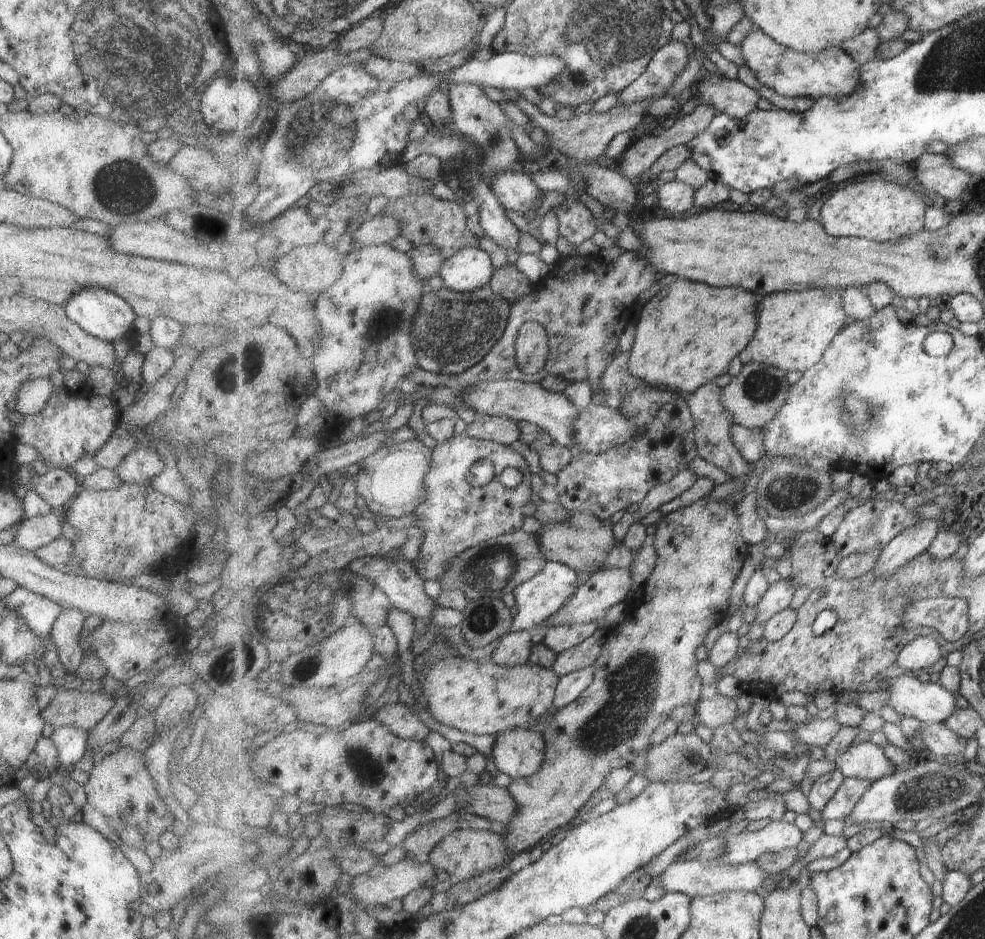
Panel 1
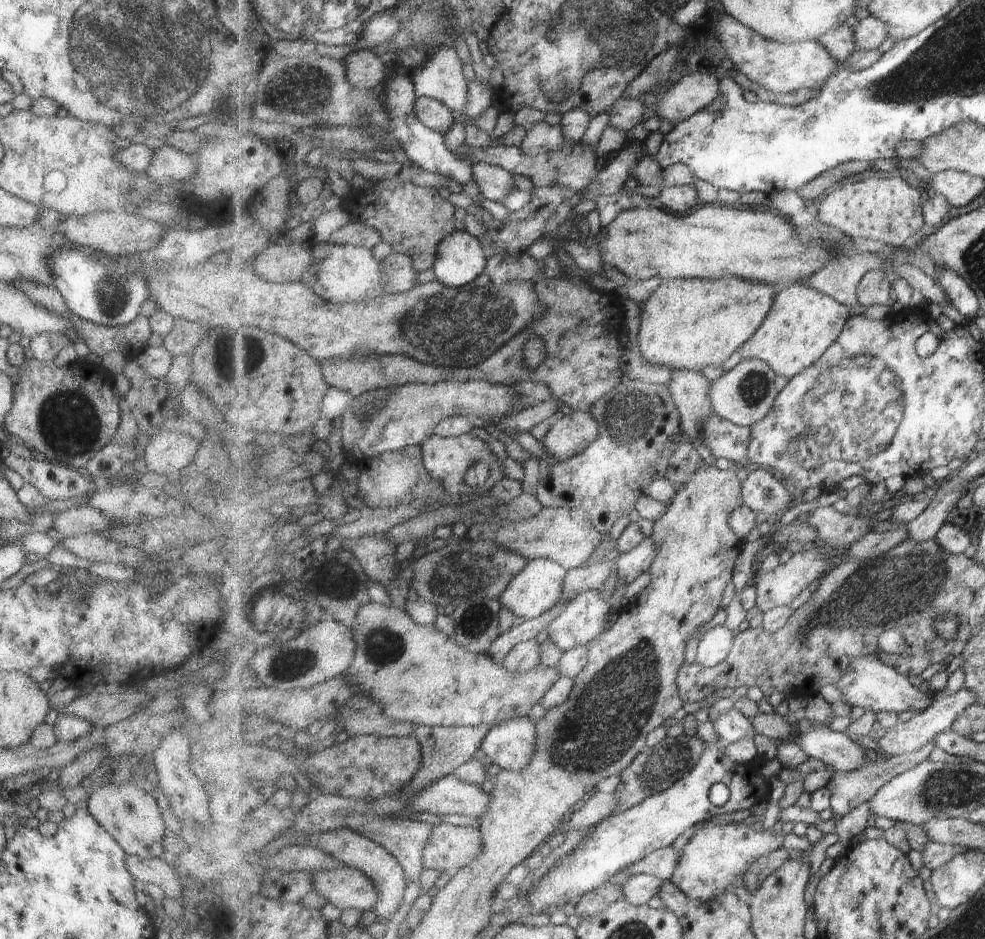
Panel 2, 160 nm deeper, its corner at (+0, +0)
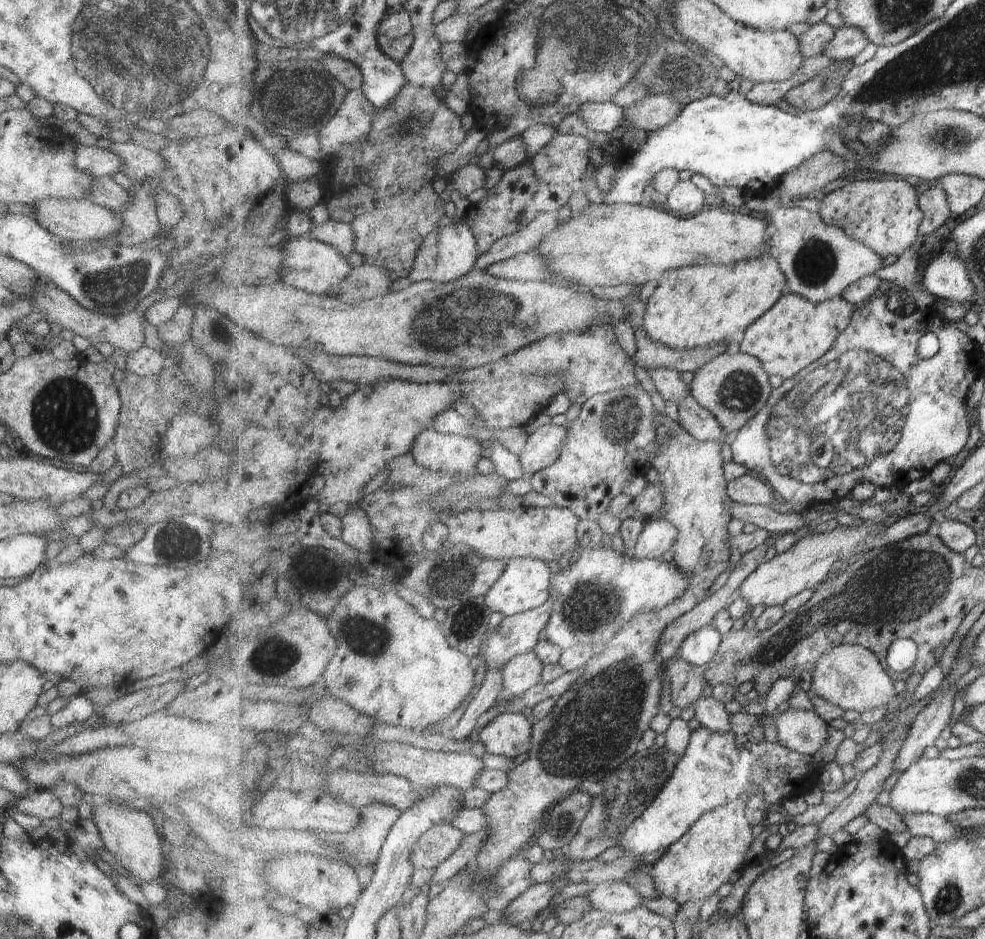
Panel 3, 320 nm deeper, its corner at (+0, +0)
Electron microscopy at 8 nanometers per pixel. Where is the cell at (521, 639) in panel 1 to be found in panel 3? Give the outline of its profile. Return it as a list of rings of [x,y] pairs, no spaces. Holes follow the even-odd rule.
[[[534,650],[513,658],[502,668],[505,692],[519,696],[537,686],[542,682],[544,665]]]

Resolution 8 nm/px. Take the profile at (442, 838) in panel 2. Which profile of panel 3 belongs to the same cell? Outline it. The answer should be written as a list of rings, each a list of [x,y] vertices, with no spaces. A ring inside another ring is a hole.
[[[453,825],[431,827],[417,839],[411,862],[416,868],[436,869],[461,846],[465,835]]]

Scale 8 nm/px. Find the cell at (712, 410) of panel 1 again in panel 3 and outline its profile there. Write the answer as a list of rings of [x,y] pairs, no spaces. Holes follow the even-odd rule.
[[[667,367],[662,369],[649,369],[646,372],[663,399],[680,405],[687,395],[691,395],[690,387],[683,382],[681,371],[671,370]]]

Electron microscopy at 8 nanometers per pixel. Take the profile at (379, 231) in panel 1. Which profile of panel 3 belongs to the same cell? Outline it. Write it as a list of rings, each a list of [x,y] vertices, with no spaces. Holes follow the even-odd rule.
[[[329,218],[325,223],[315,224],[311,238],[337,249],[344,257],[356,250],[355,231],[351,225]]]

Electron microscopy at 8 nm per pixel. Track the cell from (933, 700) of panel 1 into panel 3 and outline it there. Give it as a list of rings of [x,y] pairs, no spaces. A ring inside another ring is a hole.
[[[841,645],[830,650],[821,657],[814,678],[811,682],[811,692],[839,706],[843,711],[865,711],[884,707],[893,702],[900,690],[900,678],[882,666],[877,655],[861,645]]]

